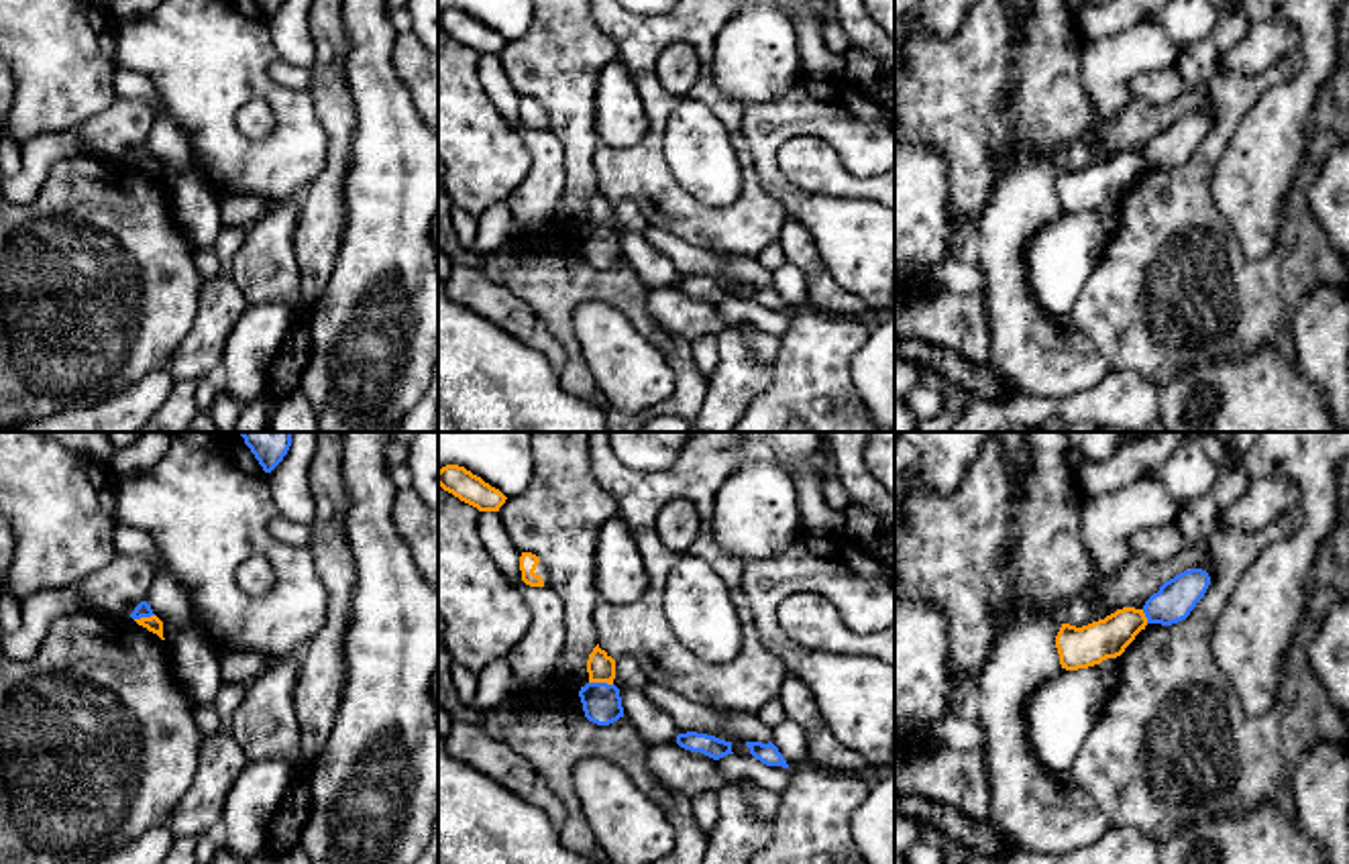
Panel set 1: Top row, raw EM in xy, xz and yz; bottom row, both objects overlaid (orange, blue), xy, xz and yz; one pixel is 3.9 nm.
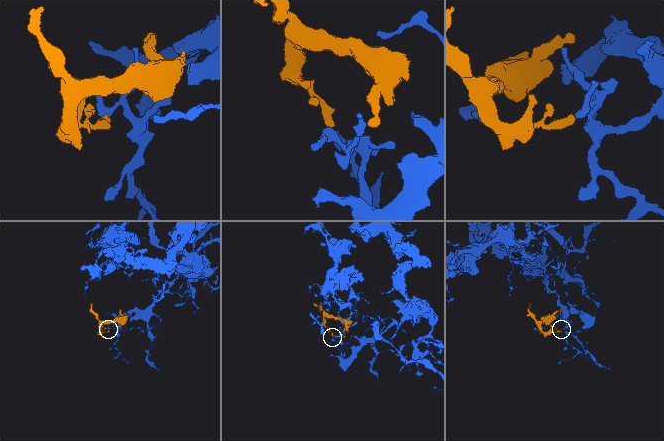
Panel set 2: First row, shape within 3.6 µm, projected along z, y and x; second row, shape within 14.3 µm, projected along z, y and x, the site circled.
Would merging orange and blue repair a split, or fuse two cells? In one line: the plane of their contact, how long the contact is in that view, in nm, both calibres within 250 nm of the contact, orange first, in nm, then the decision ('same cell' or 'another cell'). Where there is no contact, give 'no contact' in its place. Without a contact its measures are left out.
meets orange in xz; contact 100 nm long; 110 nm thick on the orange side, 160 nm on the other; another cell

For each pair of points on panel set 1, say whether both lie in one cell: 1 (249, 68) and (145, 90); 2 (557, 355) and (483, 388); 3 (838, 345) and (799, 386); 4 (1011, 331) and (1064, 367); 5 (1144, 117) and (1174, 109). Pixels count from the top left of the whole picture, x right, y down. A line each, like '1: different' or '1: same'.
1: different
2: different
3: same
4: same
5: same

